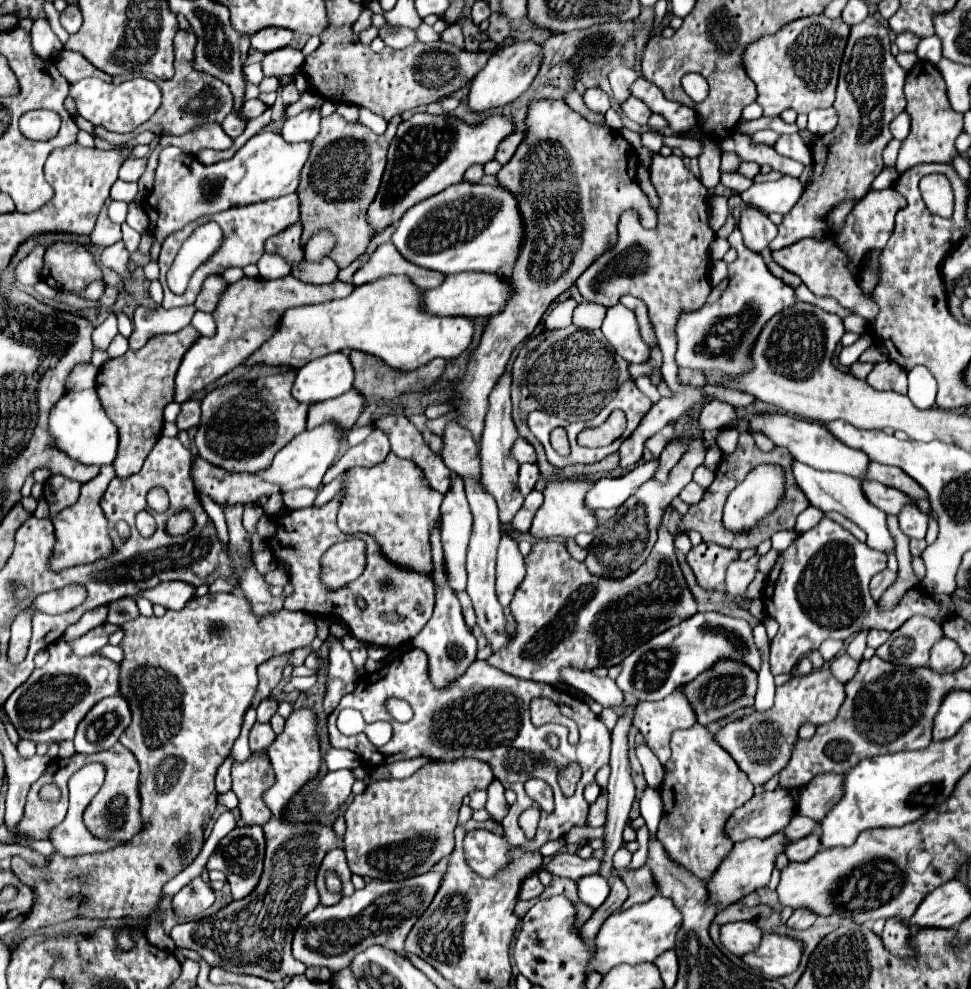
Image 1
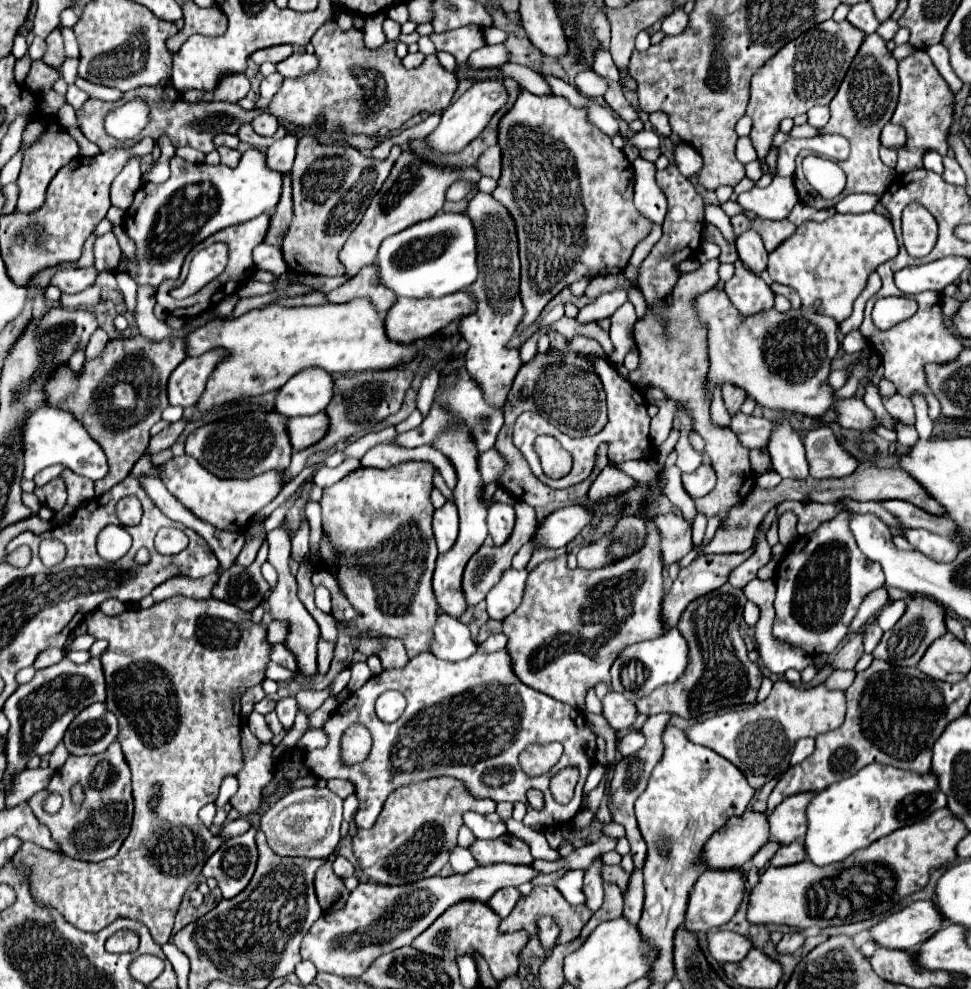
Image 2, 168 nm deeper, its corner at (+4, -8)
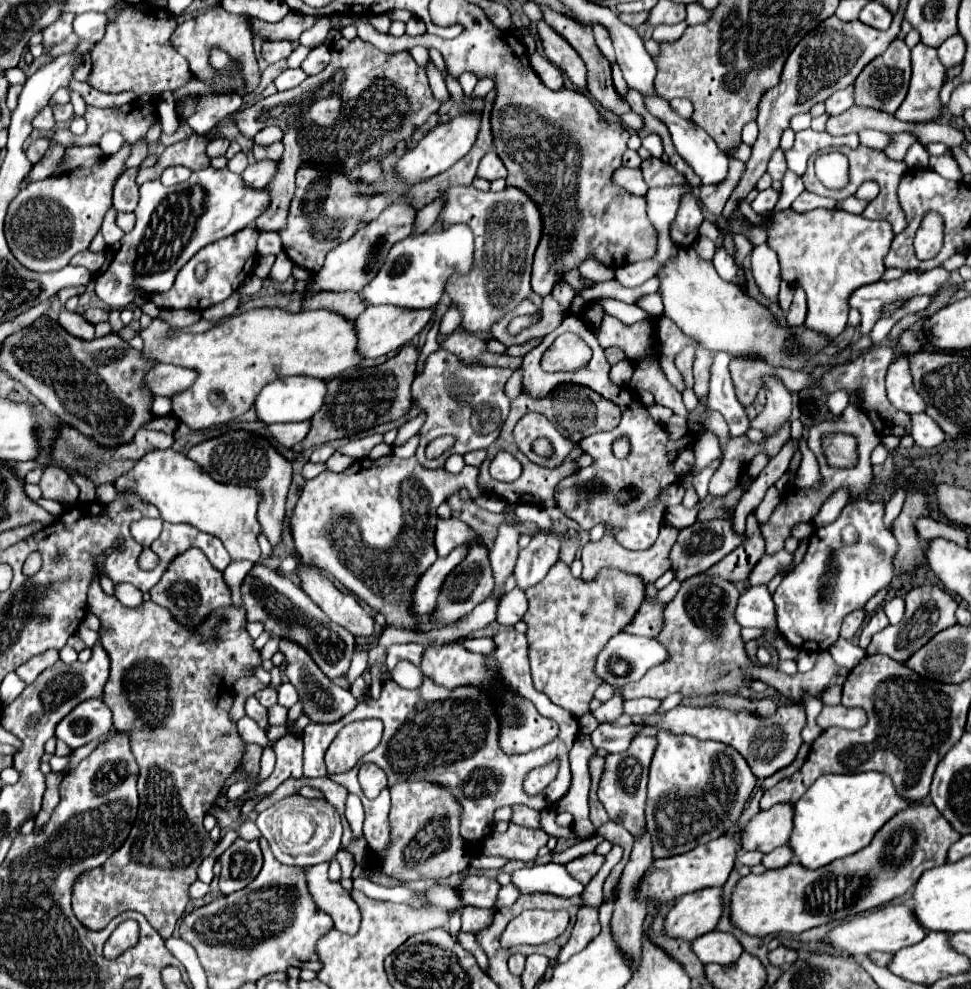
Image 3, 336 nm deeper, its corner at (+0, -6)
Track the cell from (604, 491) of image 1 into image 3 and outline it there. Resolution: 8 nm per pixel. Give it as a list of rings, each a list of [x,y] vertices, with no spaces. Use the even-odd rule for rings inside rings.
[[[541,530],[533,536],[527,548],[519,552],[519,560],[515,566],[517,586],[527,590],[541,582],[549,568],[559,560],[563,534],[557,530]]]

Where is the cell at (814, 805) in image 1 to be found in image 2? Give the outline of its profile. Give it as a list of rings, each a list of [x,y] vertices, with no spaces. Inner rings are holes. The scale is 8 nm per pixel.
[[[805,792],[805,794],[789,796],[767,816],[771,842],[785,846],[785,844],[791,844],[793,840],[803,838],[803,832],[807,828],[803,820],[803,808],[807,808],[807,804],[811,802],[811,796],[815,794]]]

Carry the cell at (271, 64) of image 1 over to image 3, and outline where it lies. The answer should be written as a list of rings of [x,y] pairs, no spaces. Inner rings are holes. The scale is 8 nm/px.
[[[319,46],[319,48],[315,48],[315,50],[309,52],[309,56],[307,56],[307,58],[303,60],[303,64],[301,64],[301,70],[303,70],[307,76],[315,76],[315,74],[319,74],[319,72],[327,66],[329,60],[331,60],[329,48],[327,48],[327,46]]]

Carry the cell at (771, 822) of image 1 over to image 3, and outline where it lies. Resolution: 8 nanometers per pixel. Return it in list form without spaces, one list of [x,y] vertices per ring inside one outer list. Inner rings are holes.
[[[737,828],[731,834],[723,834],[707,844],[697,846],[695,850],[689,850],[687,854],[679,854],[673,858],[665,860],[655,860],[641,884],[641,898],[649,900],[655,898],[659,902],[663,900],[673,900],[683,894],[707,888],[707,886],[723,886],[735,866],[737,852],[739,852],[739,838],[741,838],[741,828]]]

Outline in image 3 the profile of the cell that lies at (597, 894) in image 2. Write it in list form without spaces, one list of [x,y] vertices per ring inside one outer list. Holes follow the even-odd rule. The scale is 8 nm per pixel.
[[[583,904],[579,908],[573,934],[571,934],[569,942],[563,946],[563,950],[559,954],[559,962],[567,962],[575,952],[583,950],[587,946],[587,942],[591,942],[591,938],[595,938],[595,934],[599,934],[601,924],[599,924],[597,910],[599,910],[599,906],[589,906],[589,904]]]

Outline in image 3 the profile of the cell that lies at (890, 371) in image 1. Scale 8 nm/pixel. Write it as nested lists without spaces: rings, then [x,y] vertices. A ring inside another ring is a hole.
[[[909,414],[911,416],[911,436],[915,444],[923,448],[935,448],[945,440],[945,432],[927,416],[927,414]]]

